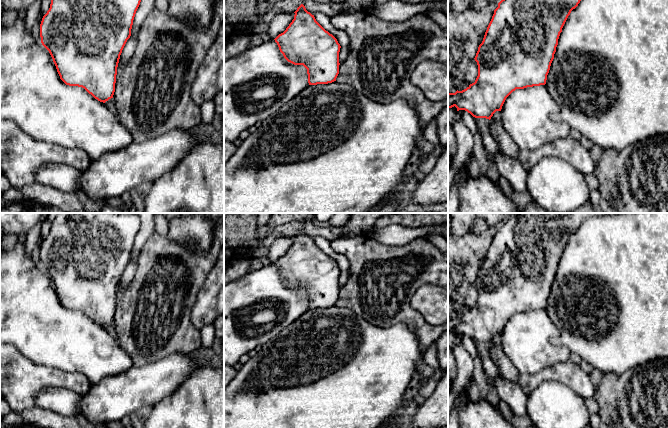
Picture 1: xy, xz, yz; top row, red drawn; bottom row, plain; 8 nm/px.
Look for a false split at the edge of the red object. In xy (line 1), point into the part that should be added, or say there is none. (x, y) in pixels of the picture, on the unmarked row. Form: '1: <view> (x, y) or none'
1: none

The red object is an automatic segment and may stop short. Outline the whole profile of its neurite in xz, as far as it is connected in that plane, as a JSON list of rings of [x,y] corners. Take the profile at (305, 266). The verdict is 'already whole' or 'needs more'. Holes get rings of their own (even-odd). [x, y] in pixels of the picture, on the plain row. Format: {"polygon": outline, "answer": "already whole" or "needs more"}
{"polygon": [[[301,228],[294,243],[274,264],[284,282],[307,293],[309,309],[328,308],[339,298],[340,268]]], "answer": "already whole"}

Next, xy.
{"polygon": [[[58,213],[40,248],[42,269],[49,275],[60,303],[69,310],[84,312],[100,326],[113,322],[117,291],[131,253],[141,220],[134,213]]], "answer": "already whole"}

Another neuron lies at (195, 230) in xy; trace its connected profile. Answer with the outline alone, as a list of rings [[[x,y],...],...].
[[[188,213],[169,220],[166,236],[174,242],[207,252],[212,246],[213,230],[212,221],[202,213]]]

